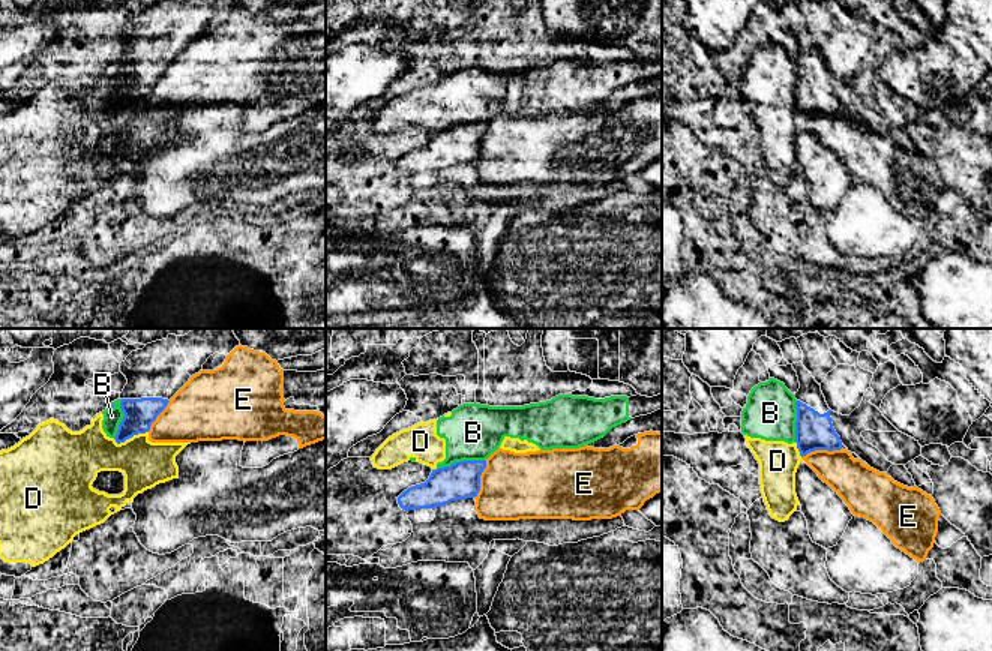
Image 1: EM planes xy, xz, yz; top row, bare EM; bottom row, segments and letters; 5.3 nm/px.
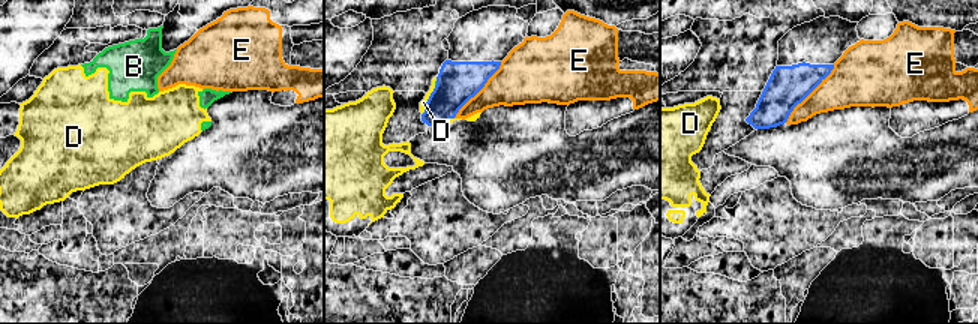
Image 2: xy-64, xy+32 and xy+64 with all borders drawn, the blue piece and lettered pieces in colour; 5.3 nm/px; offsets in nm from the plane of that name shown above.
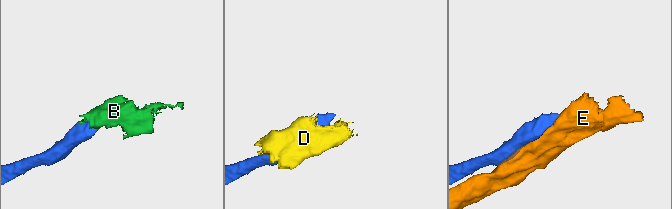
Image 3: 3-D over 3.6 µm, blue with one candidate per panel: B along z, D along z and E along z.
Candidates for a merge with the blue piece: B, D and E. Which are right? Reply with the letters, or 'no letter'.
no letter

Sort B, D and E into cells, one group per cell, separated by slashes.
B D / E

